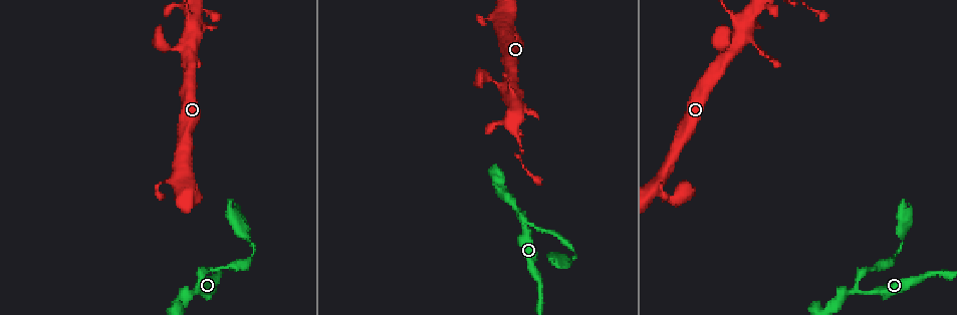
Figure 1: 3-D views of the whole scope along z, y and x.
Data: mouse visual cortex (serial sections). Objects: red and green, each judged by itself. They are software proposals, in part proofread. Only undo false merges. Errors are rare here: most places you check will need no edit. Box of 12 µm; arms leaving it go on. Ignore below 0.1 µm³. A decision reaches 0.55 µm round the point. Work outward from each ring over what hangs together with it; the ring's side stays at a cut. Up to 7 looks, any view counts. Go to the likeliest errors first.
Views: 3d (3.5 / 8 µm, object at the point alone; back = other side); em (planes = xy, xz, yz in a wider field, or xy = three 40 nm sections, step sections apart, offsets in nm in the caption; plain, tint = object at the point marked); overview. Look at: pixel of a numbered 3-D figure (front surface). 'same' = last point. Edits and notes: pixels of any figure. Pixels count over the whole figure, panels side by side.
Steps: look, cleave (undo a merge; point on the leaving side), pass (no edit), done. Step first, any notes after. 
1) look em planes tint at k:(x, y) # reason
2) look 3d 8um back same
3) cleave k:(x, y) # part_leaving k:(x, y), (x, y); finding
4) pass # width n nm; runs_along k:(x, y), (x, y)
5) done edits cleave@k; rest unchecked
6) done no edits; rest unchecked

look 3d 3.5um at 1:(516, 213) # branch point

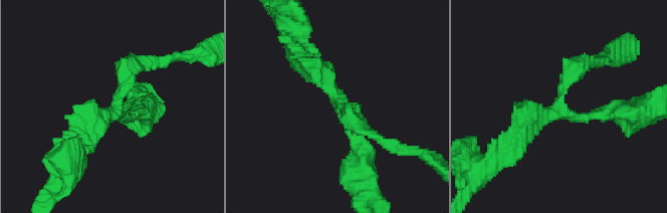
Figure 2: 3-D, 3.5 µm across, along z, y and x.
look em xy step 5 tint at 2:(340, 106) # arms 3; arm_widths 250, 250, 350 nm; need the tissue

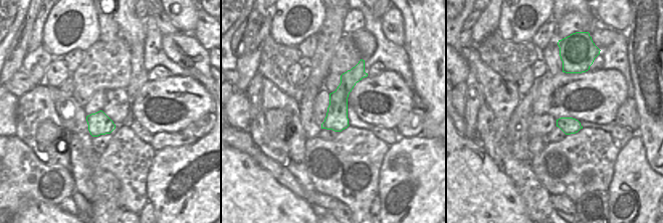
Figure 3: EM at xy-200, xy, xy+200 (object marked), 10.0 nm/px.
pass # runs_along 3:(362, 67), (323, 126); one cell here

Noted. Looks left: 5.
look 3d 3.5um at 1:(571, 256) # narrows sharply

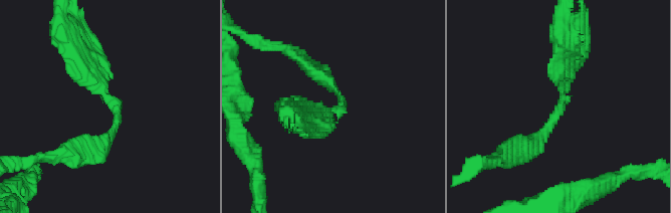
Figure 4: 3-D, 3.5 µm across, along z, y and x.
look em xy step 3 tint at 4:(333, 109) # shape alone is not enough

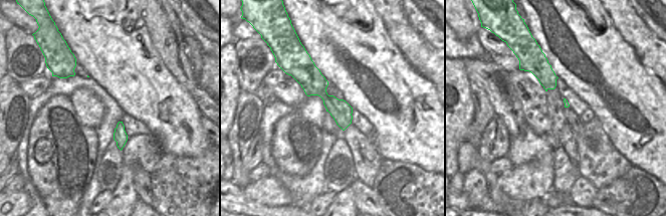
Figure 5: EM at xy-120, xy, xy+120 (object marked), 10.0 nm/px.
pass # runs_along 5:(301, 63), (342, 114), (344, 126); one cell here

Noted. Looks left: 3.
look 3d 8um at 1:(507, 12)

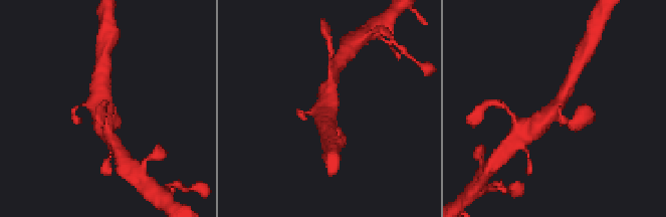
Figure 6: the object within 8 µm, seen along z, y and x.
look 3d 3.5um at 6:(553, 114) # closer look

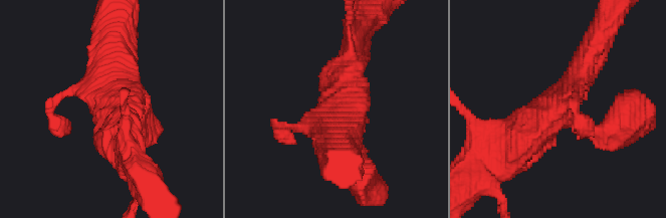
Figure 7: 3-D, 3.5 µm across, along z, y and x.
pass # runs_along 7:(591, 54), (563, 113), (583, 132), (619, 123); one cell here

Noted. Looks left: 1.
done no edits; rest unchecked

